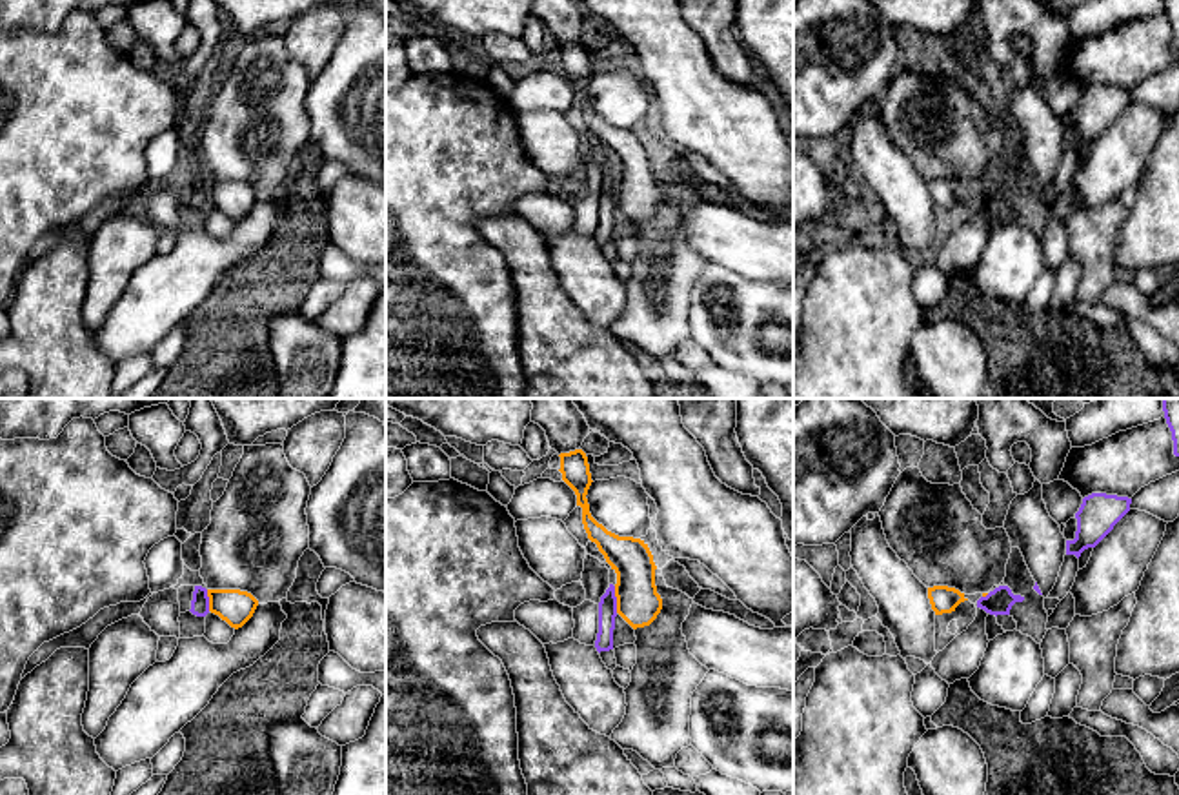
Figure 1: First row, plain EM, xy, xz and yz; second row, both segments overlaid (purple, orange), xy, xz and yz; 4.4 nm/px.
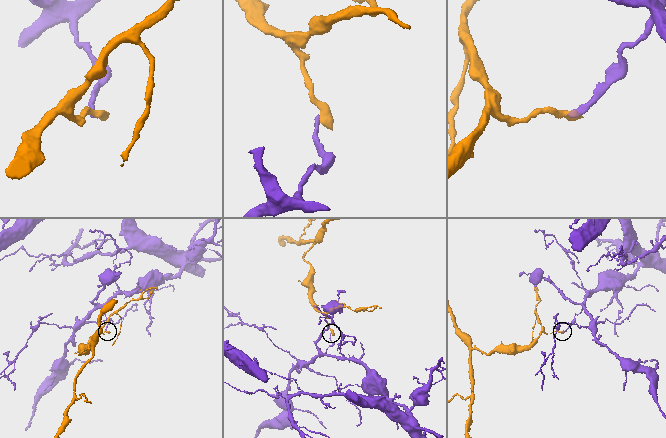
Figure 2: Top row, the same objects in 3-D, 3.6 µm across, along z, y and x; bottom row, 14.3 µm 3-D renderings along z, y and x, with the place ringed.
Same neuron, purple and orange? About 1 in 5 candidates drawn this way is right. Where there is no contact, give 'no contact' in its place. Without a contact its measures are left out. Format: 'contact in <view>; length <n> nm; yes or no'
contact in xz; length 120 nm; no

